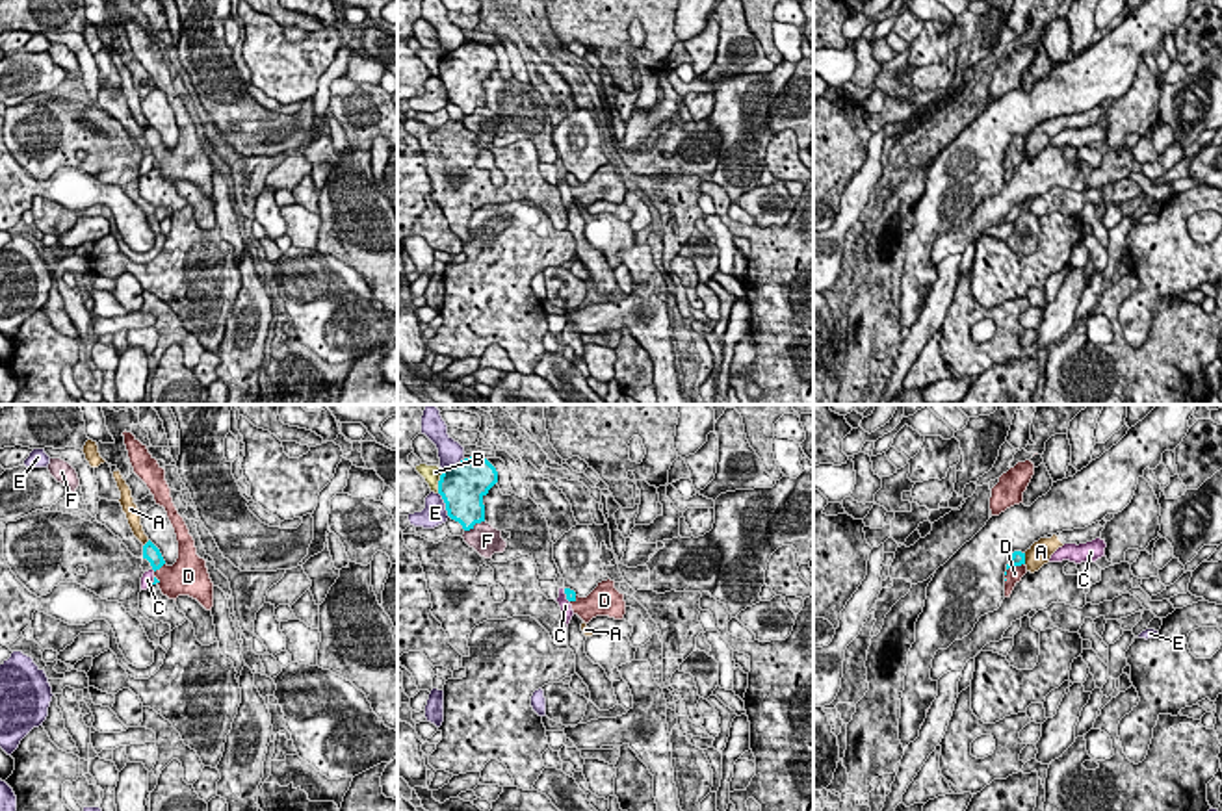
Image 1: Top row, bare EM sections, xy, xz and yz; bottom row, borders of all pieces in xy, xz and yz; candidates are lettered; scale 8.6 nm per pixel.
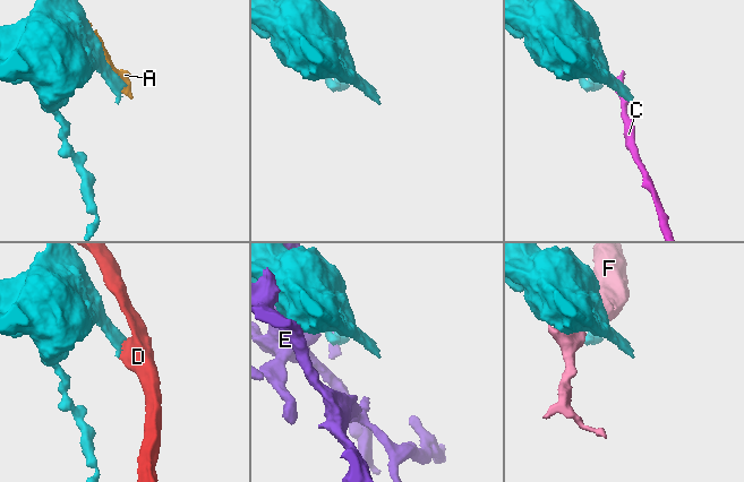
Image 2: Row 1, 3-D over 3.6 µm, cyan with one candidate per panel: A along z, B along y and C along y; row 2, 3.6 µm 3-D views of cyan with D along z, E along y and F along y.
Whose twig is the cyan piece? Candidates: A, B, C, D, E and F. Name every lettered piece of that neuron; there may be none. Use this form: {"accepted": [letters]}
{"accepted": ["D"]}

